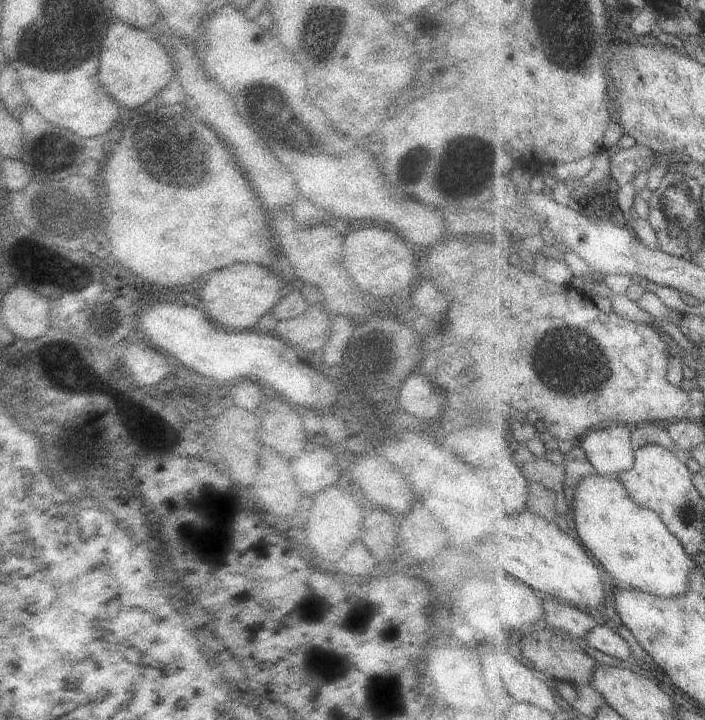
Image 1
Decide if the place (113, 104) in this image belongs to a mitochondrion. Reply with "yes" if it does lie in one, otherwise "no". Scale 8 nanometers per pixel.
no

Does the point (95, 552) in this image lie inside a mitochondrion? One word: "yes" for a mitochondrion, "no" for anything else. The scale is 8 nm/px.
no

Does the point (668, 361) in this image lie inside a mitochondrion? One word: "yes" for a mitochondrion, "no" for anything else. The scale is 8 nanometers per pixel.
no

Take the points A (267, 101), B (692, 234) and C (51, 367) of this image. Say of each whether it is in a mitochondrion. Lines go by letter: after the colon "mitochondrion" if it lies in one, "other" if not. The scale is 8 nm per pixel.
A: mitochondrion
B: mitochondrion
C: other

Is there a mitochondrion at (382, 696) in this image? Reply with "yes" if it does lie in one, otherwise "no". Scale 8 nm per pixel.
yes

